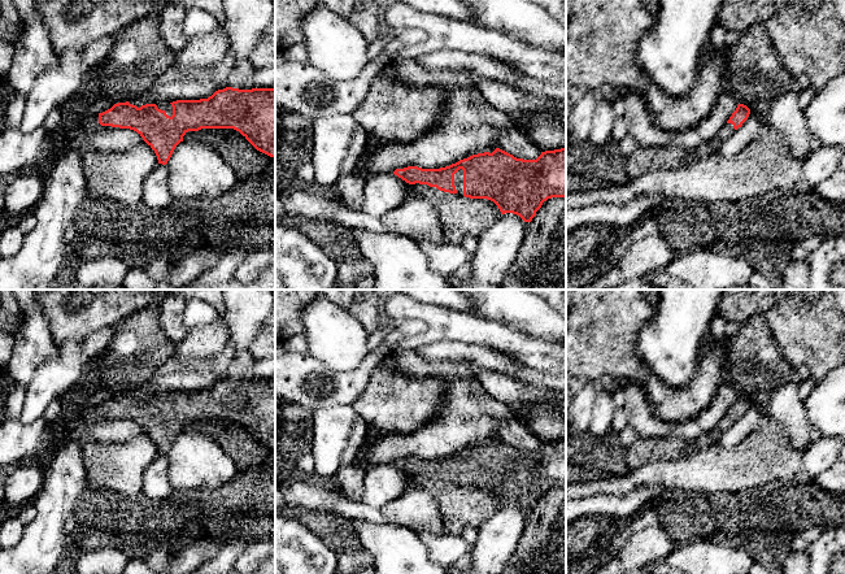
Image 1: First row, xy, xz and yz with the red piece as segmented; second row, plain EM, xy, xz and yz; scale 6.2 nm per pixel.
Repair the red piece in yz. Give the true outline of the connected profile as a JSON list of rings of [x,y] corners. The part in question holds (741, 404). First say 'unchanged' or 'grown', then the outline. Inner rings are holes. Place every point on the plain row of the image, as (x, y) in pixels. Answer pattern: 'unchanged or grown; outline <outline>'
grown; outline [[[739,395],[736,401],[732,404],[729,410],[723,416],[723,418],[707,432],[702,434],[696,440],[696,448],[702,449],[713,444],[718,444],[720,436],[748,410],[750,400]]]

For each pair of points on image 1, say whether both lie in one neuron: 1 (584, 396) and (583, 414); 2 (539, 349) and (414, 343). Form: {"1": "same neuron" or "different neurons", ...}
{"1": "same neuron", "2": "same neuron"}

